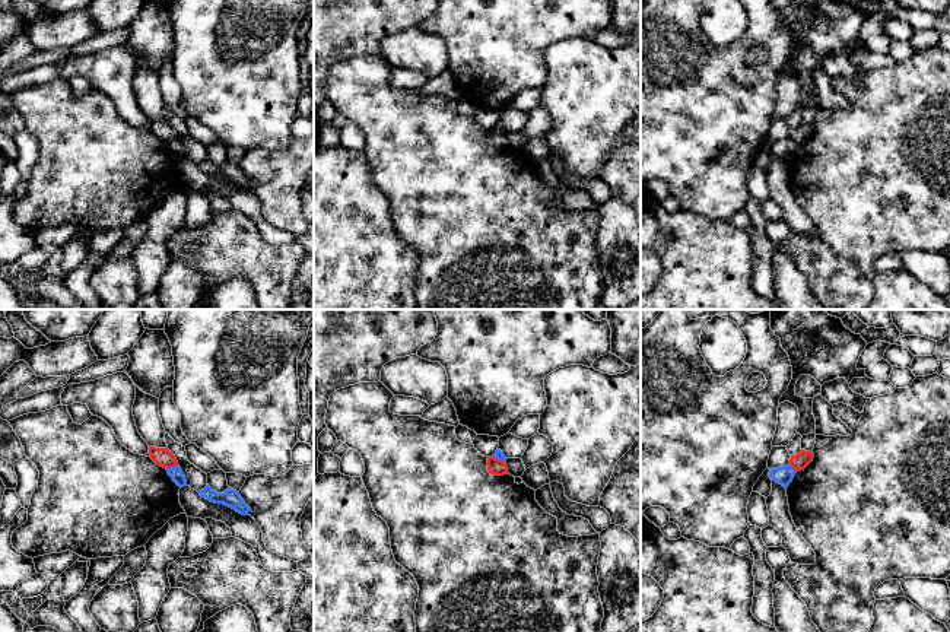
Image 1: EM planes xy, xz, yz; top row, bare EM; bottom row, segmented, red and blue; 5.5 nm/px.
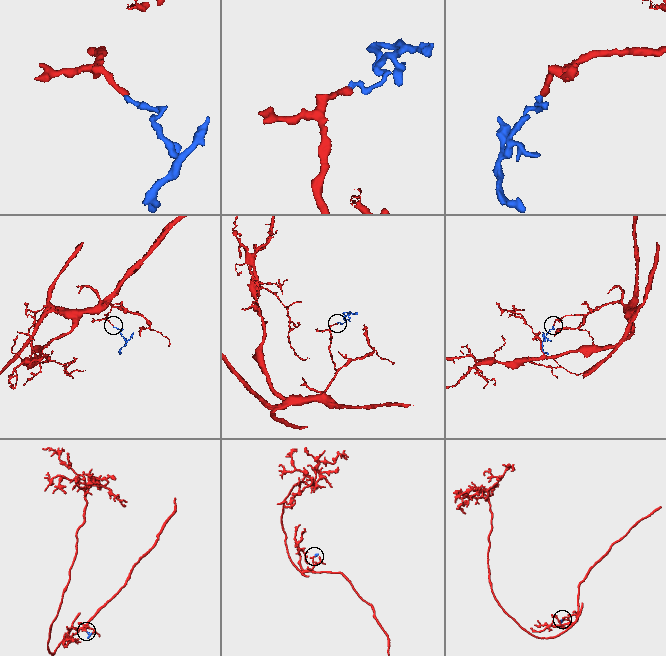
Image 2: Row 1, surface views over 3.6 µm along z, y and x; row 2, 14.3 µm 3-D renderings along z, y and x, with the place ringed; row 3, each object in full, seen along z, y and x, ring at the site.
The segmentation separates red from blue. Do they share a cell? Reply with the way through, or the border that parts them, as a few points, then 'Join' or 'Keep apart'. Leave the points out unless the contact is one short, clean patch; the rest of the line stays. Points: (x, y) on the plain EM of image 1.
Boundary: xy (177, 137), (167, 142). Keep apart

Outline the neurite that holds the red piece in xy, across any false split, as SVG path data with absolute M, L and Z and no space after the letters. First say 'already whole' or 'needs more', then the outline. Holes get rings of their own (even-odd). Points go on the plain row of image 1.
already whole; M149 120L150 131L163 142L178 139L175 128L168 121Z

